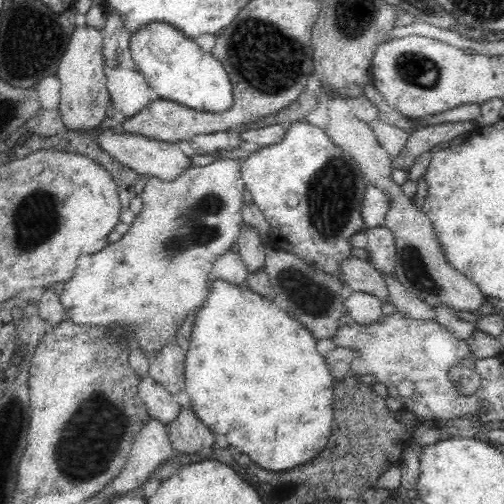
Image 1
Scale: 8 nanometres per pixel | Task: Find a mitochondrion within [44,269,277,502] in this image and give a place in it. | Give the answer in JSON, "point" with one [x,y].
{"point":[91,440]}

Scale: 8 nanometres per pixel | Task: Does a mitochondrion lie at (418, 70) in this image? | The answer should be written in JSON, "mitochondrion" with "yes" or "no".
{"mitochondrion":"yes"}

